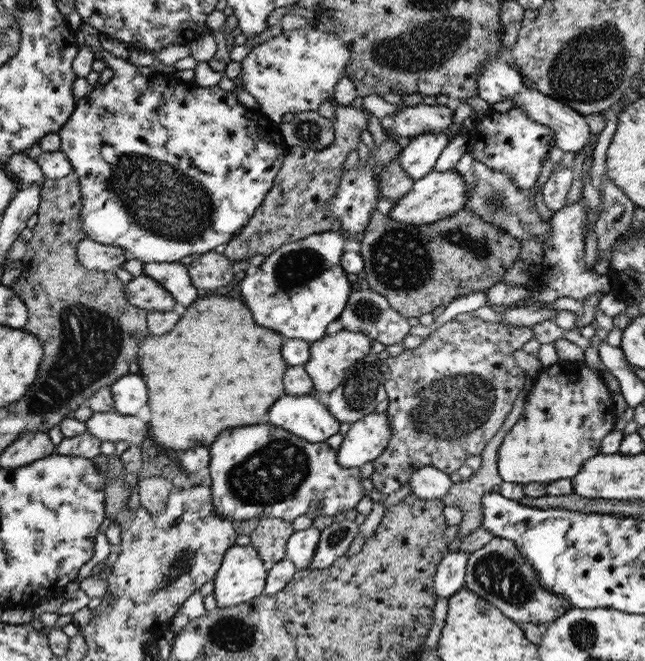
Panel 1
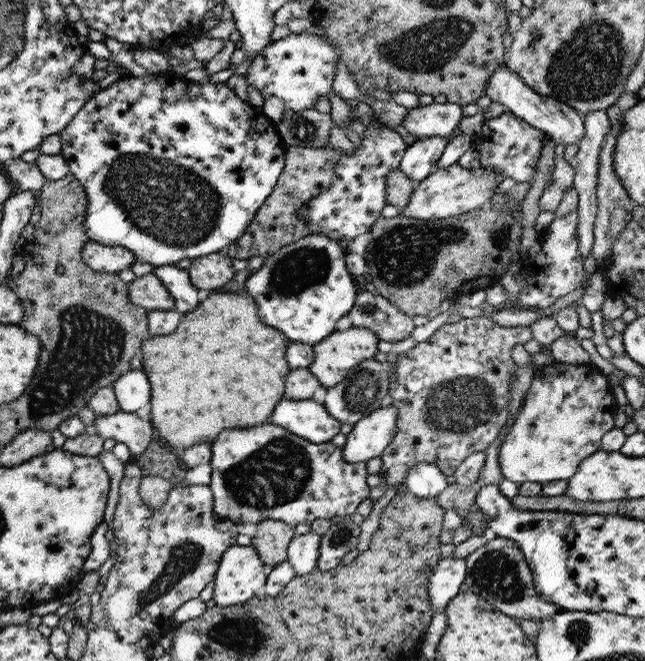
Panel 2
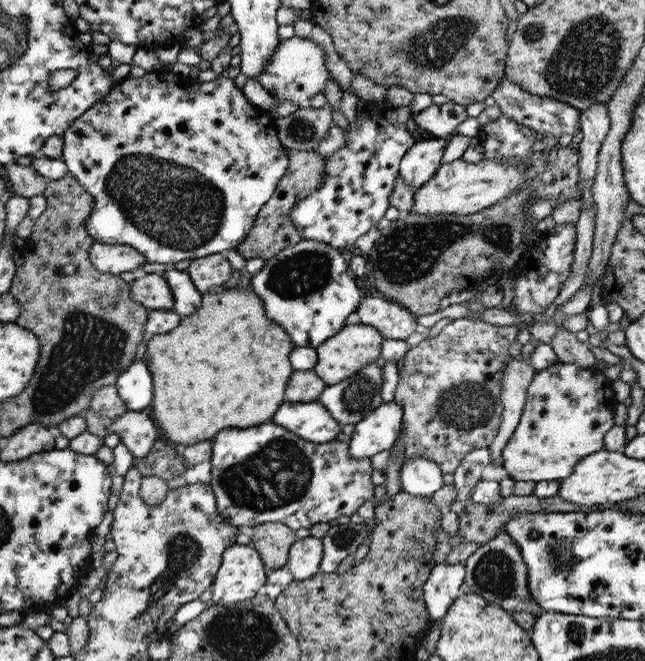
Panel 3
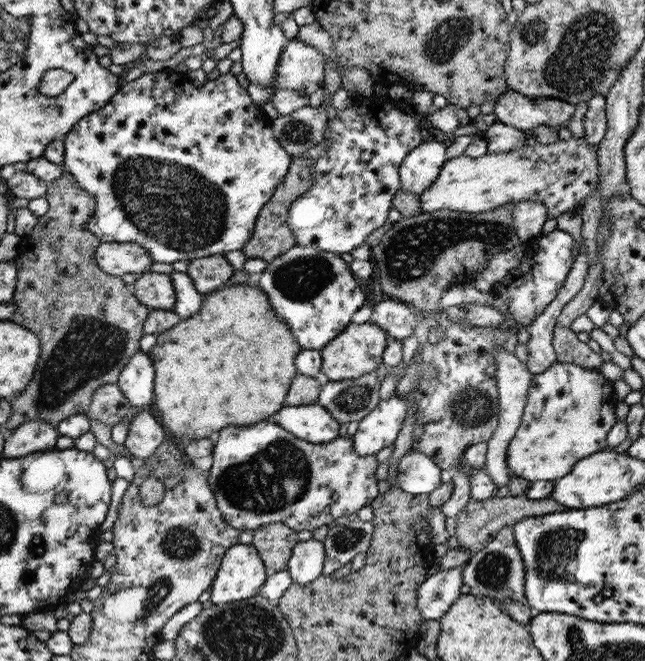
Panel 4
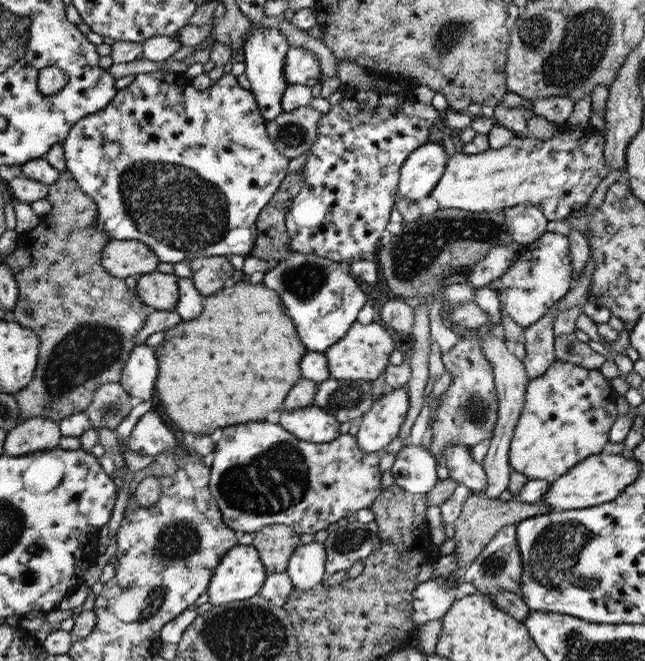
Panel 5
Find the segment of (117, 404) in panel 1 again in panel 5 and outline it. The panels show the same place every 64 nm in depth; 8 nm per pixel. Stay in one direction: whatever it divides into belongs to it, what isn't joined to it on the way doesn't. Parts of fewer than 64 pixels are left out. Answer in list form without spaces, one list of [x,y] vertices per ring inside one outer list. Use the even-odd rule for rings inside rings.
[[[146,343],[135,346],[123,368],[119,384],[133,396],[143,402],[153,398],[155,380],[158,378],[158,361],[154,347]]]

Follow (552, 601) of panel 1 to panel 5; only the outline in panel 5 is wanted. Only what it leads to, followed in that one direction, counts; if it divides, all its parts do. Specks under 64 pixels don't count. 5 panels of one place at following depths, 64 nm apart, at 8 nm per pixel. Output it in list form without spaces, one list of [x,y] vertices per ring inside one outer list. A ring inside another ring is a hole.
[[[514,524],[500,529],[496,536],[493,536],[492,540],[484,547],[484,550],[480,552],[478,558],[465,568],[462,574],[463,581],[474,584],[478,592],[488,592],[490,595],[502,590],[521,595],[522,559],[517,543],[516,530],[517,526]]]

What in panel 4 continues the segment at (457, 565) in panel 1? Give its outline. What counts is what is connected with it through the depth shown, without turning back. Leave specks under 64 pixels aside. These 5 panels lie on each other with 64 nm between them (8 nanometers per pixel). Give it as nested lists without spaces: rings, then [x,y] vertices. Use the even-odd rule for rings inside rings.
[[[462,567],[438,568],[417,588],[418,608],[425,620],[440,620],[462,595]]]

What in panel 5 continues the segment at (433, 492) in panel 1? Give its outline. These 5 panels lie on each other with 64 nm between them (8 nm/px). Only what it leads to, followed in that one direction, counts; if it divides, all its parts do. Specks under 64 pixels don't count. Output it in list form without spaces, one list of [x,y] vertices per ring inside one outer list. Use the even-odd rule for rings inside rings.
[[[408,445],[397,455],[390,470],[396,485],[406,492],[422,495],[430,492],[438,482],[436,459],[421,446]]]

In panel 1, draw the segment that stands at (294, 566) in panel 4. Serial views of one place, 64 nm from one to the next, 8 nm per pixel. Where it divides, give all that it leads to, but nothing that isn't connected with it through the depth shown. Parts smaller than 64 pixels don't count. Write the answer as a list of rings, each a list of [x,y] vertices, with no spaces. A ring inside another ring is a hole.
[[[314,526],[294,532],[288,539],[286,558],[296,564],[298,571],[310,568],[310,562],[316,554],[321,532]]]

